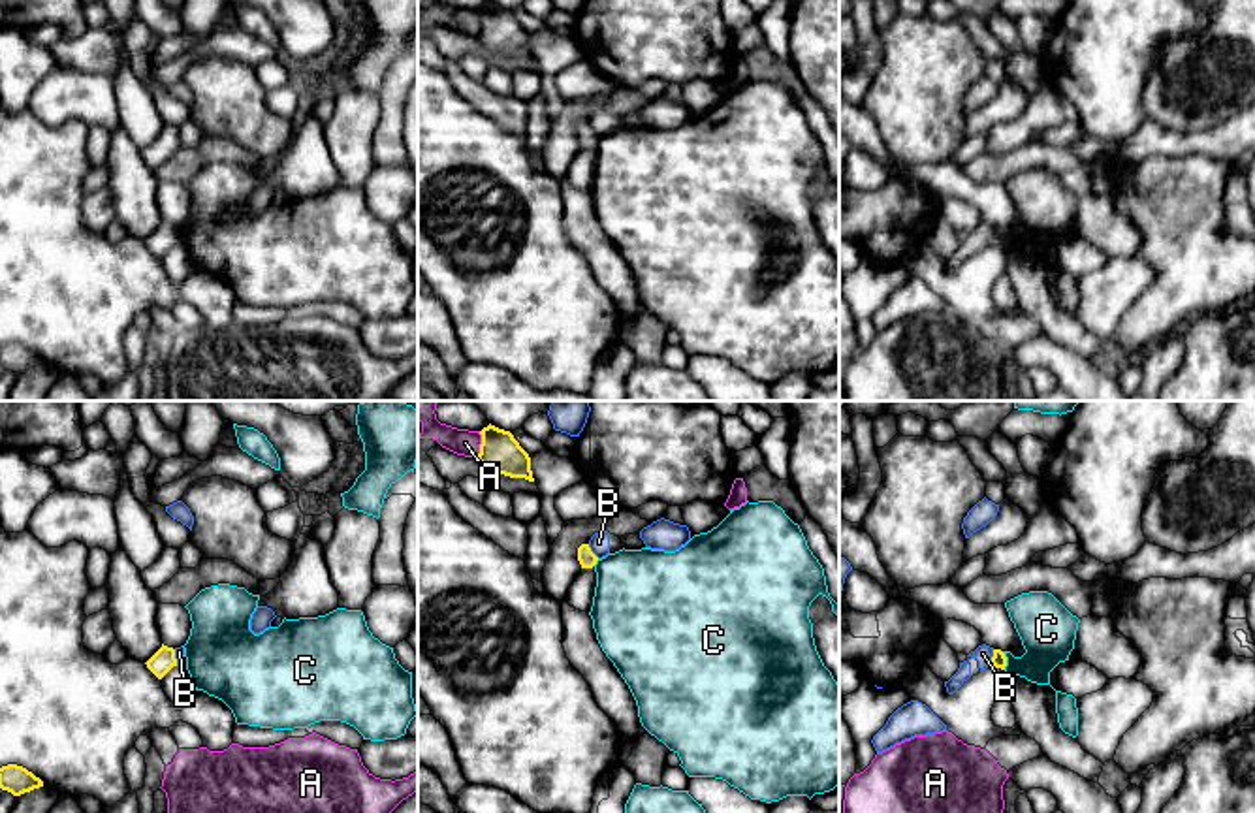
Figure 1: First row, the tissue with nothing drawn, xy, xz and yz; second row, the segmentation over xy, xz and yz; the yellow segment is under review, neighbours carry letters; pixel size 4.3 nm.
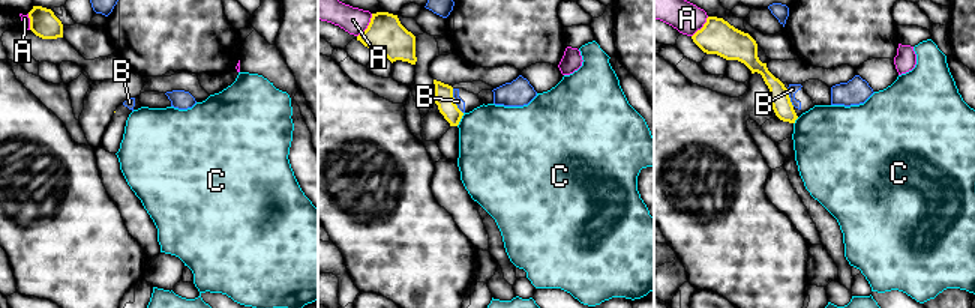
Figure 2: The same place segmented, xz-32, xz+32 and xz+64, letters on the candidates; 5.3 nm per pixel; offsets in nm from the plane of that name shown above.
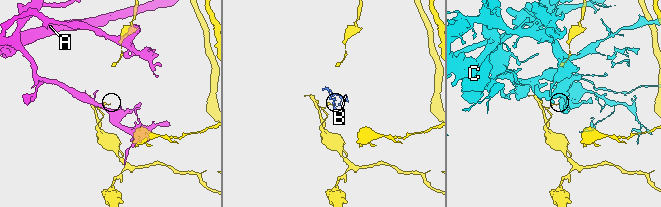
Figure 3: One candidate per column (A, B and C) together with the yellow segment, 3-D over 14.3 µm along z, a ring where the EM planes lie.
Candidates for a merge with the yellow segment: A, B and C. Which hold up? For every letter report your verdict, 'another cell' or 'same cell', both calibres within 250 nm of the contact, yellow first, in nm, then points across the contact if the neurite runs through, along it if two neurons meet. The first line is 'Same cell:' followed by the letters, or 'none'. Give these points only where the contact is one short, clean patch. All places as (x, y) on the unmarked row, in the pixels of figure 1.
Same cell: none
A: another cell; 180 nm thick on the yellow side, 110 nm on the other
B: another cell; 60 nm thick on the yellow side, 80 nm on the other; border along yz (994, 228), (990, 243)
C: another cell; 60 nm thick on the yellow side, 240 nm on the other

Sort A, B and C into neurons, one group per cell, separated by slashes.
A / B / C

